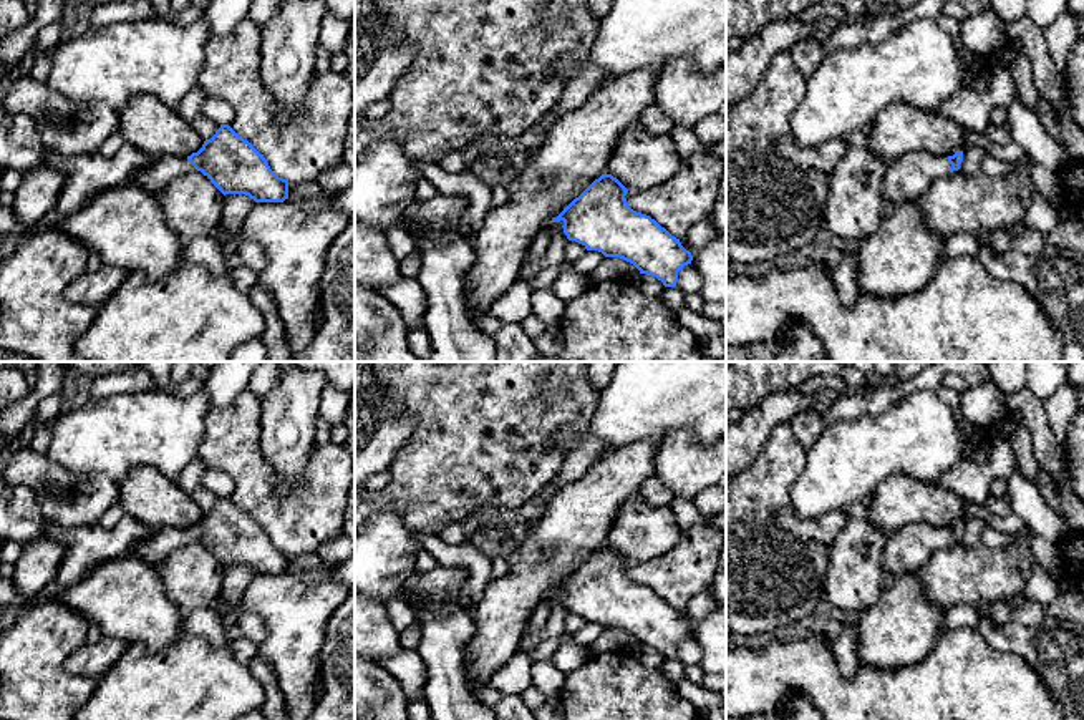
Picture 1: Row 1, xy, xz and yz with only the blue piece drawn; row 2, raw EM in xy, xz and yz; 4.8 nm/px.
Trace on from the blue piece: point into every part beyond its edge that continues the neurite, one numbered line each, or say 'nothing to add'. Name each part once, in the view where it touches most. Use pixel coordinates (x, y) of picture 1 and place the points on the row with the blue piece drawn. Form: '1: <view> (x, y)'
1: yz (909, 176)

